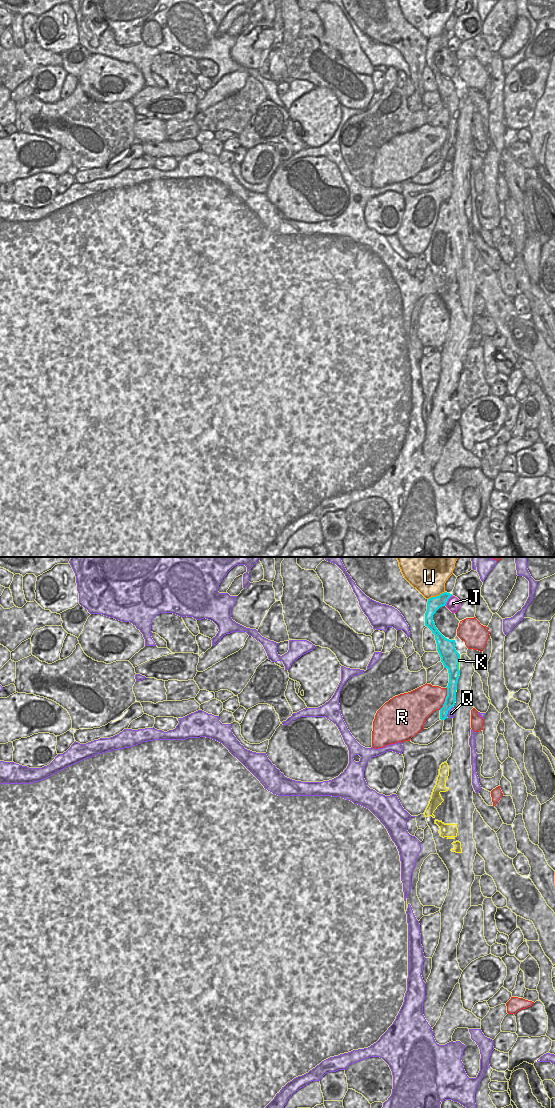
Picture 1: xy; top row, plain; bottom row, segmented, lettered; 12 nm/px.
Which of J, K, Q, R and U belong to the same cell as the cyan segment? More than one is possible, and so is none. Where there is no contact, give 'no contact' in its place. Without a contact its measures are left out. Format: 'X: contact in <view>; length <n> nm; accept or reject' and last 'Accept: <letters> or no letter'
J: contact in xy; length 170 nm; reject
K: contact in xy; length 190 nm; accept
Q: contact in xy; length 150 nm; reject
R: contact in xy; length 280 nm; reject
U: contact in xy; length 220 nm; reject
Accept: K

